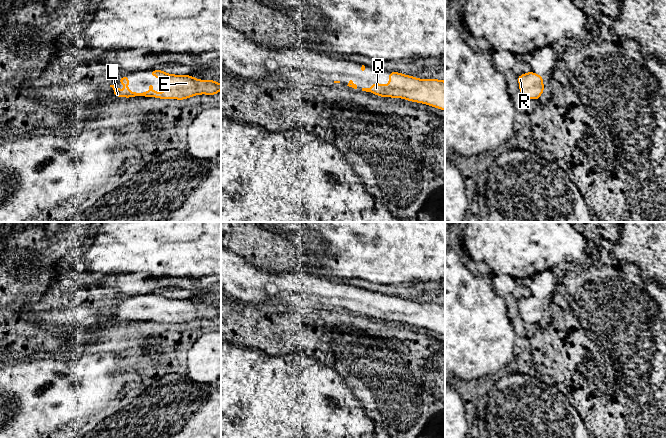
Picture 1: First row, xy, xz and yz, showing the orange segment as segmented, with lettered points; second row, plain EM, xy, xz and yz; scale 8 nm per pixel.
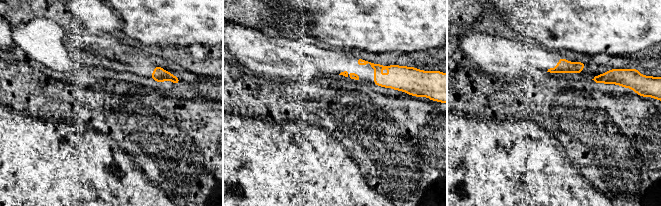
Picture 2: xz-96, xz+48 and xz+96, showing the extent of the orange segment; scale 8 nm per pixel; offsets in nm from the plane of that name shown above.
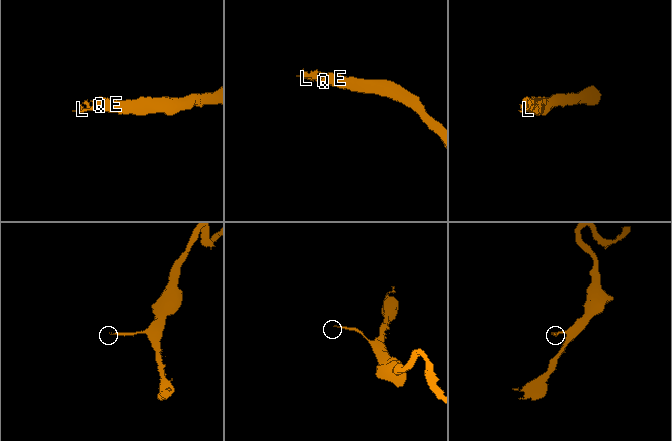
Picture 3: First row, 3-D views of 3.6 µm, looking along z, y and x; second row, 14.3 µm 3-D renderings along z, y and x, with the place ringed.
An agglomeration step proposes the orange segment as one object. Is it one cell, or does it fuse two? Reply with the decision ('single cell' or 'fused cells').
single cell

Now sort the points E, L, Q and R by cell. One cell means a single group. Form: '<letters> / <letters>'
E L Q R

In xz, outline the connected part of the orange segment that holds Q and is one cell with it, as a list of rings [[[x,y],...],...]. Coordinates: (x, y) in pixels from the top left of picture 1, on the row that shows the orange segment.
[[[389,72],[389,85],[373,82],[372,88],[362,88],[381,97],[402,98],[445,110],[445,81],[418,79],[399,72]]]

